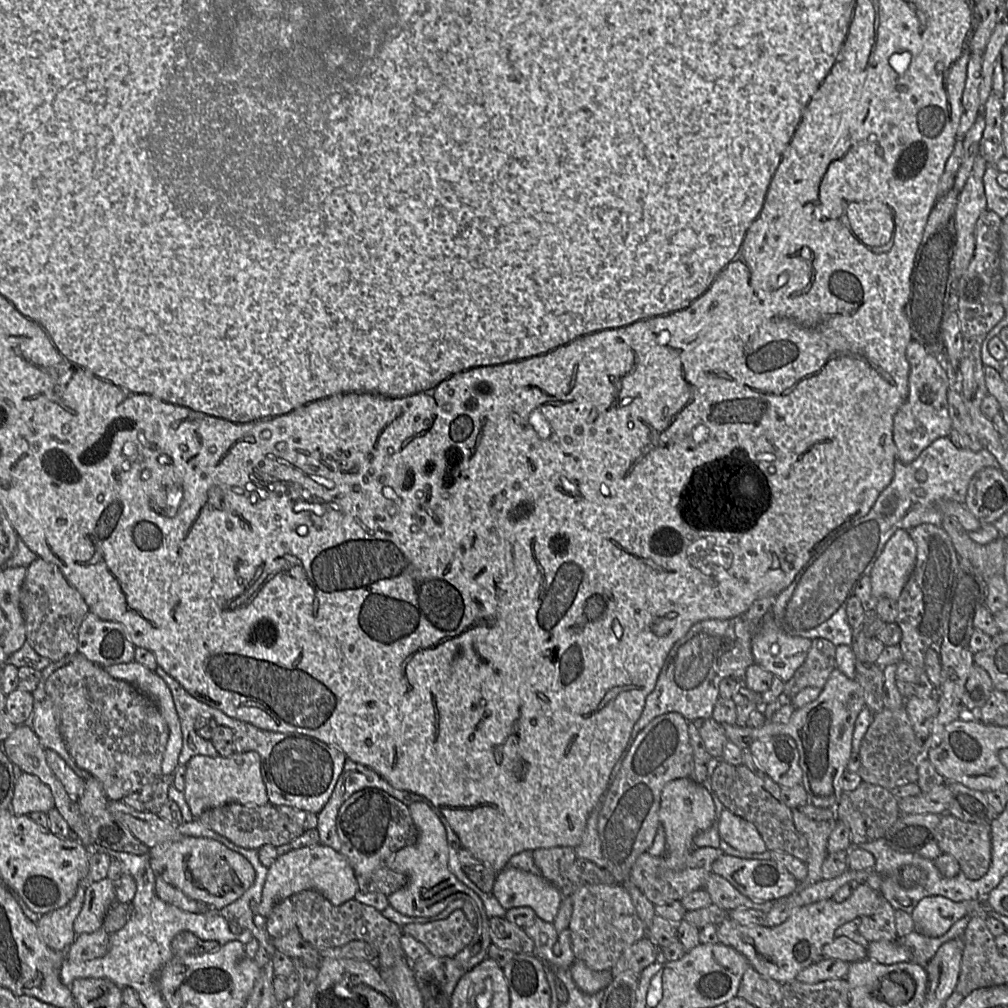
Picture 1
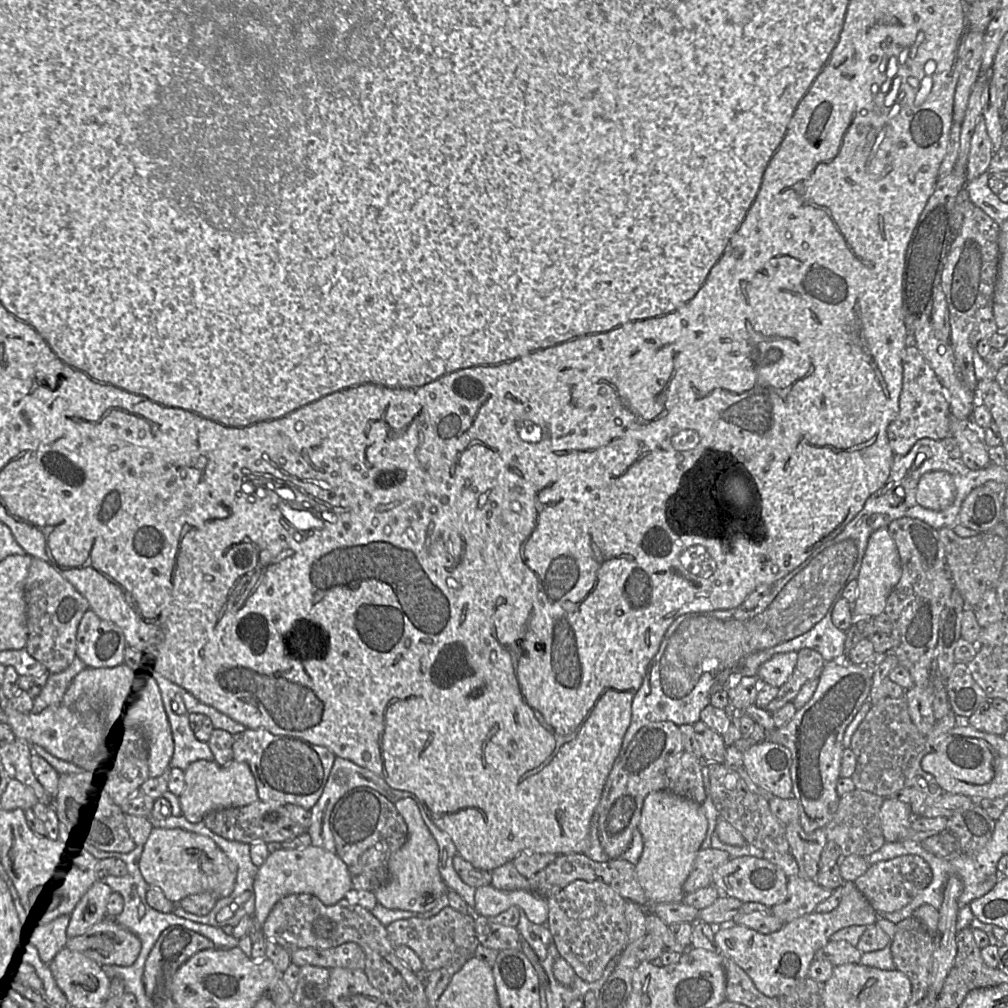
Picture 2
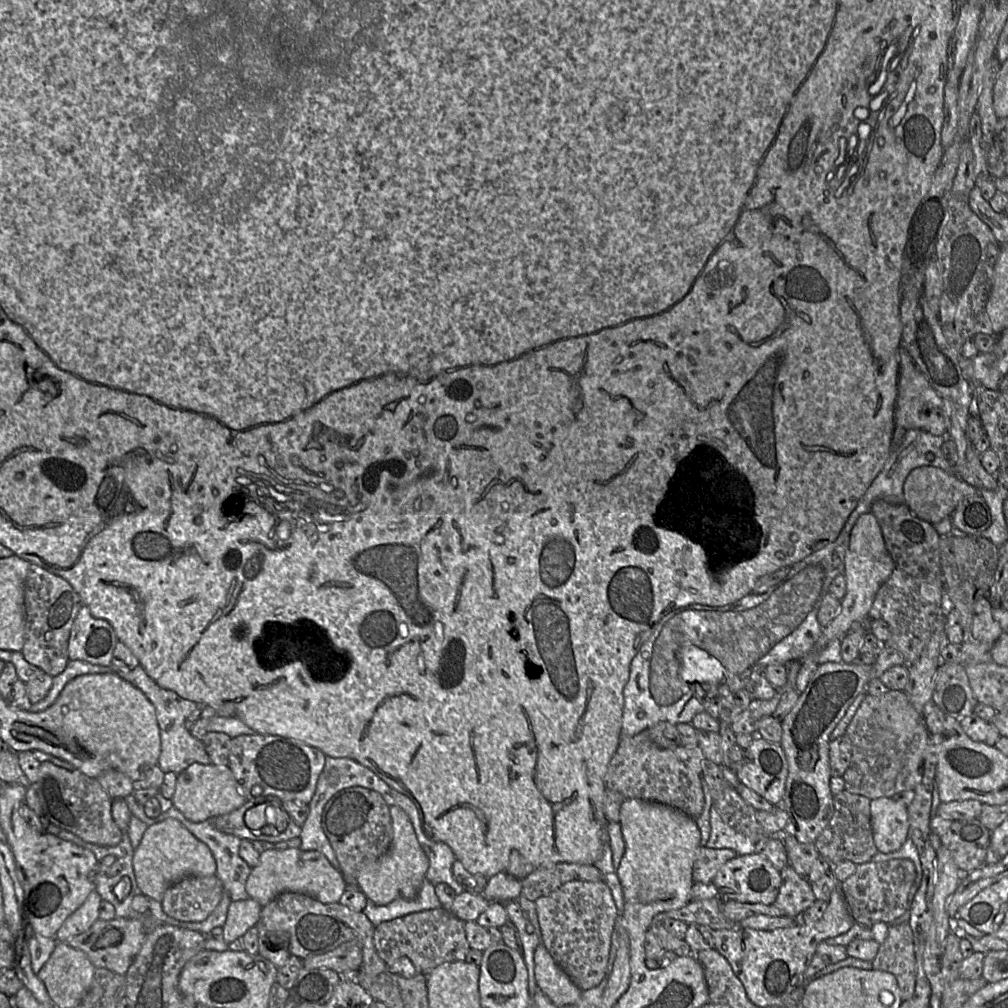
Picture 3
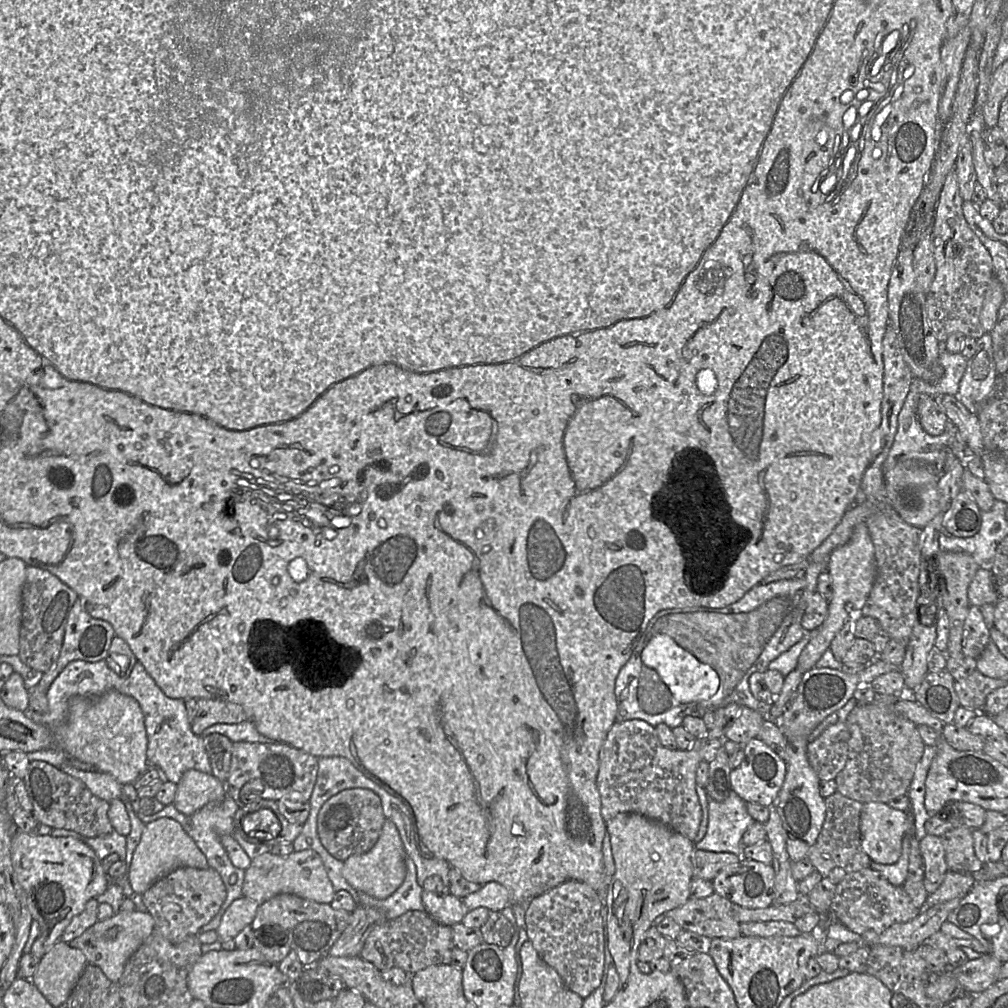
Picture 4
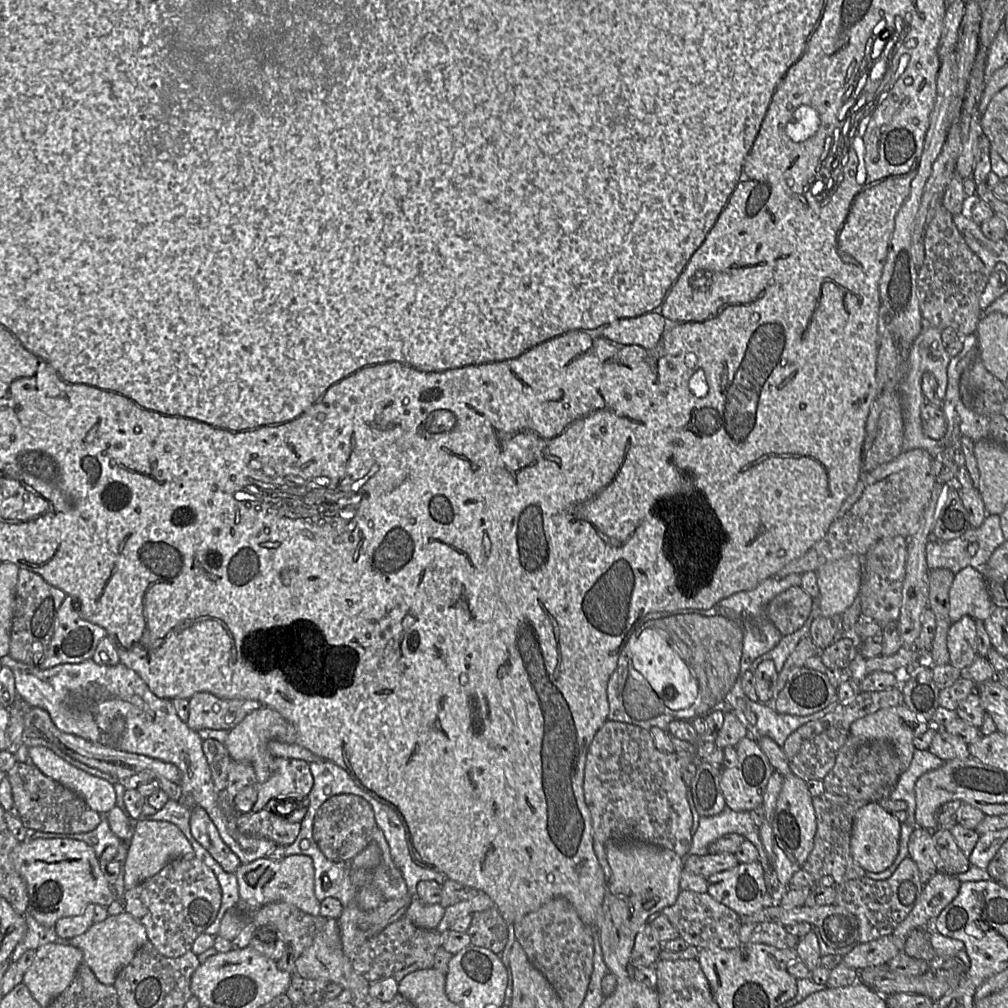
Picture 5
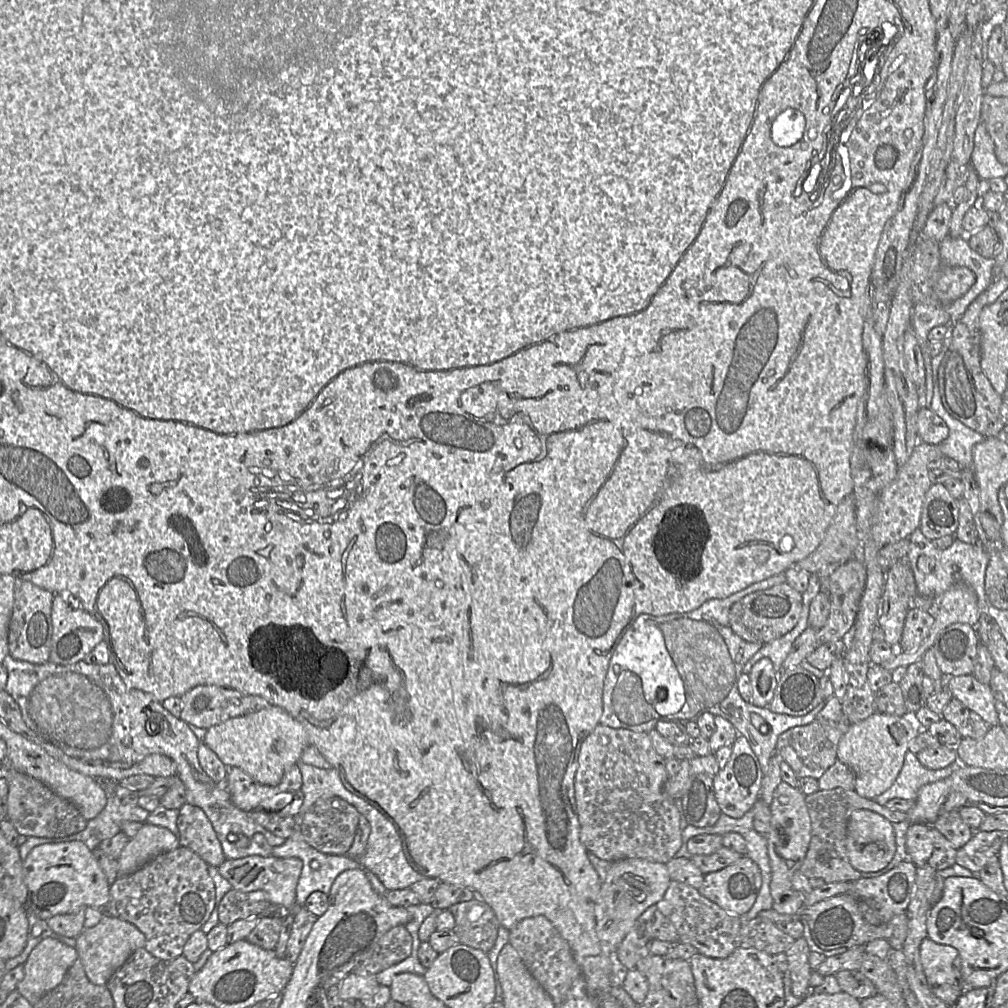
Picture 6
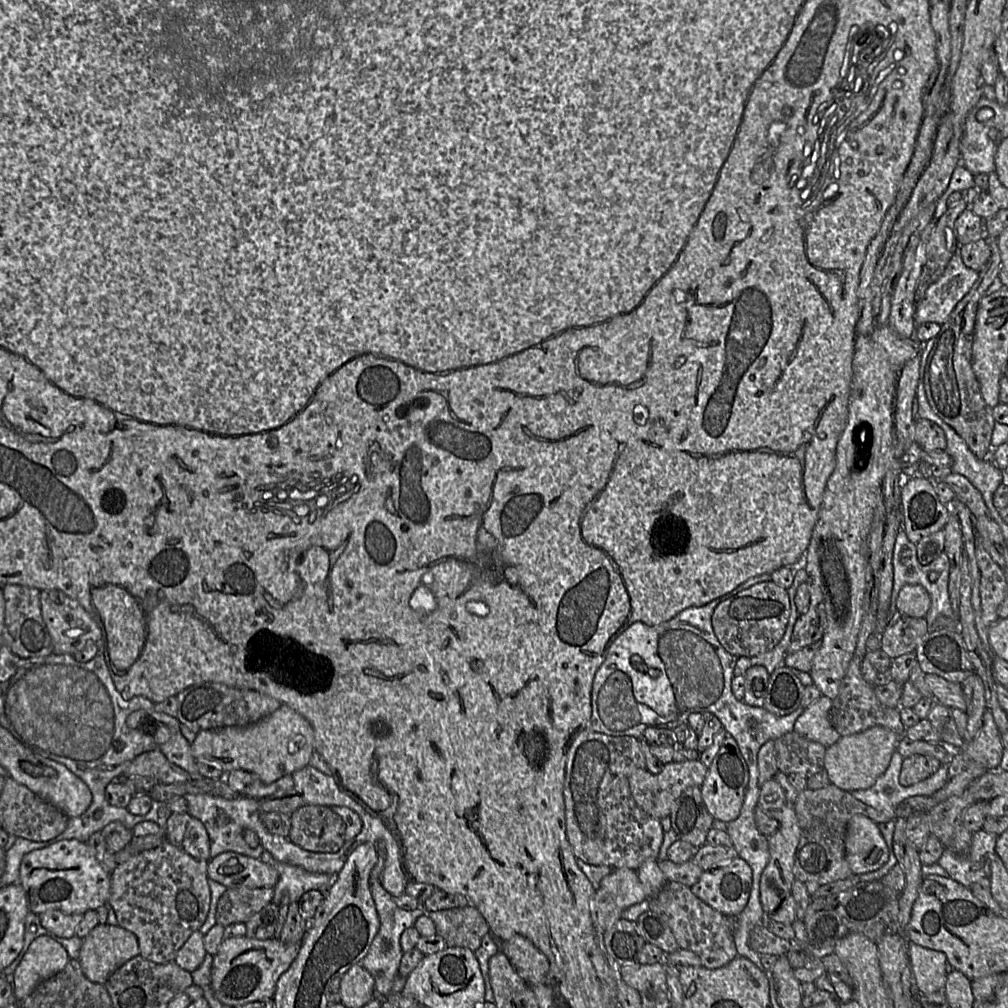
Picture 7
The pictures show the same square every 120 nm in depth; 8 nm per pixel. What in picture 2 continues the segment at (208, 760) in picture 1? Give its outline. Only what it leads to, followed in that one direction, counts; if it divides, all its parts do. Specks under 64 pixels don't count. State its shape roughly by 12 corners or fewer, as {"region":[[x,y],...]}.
{"region":[[197,760],[184,771],[181,815],[259,800],[245,762]]}

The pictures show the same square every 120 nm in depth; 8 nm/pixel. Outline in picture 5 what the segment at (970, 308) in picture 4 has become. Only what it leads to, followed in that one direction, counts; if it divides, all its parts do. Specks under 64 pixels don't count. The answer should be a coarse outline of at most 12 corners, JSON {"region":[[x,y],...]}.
{"region":[[937,205],[917,274],[923,327],[976,336],[987,269]]}

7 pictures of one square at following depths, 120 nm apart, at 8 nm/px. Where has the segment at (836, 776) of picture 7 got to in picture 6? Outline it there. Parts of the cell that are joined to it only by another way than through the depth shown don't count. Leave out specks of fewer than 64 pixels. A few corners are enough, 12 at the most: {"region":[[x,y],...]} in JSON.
{"region":[[876,712],[850,724],[837,759],[854,791],[874,799],[921,731],[914,713]]}

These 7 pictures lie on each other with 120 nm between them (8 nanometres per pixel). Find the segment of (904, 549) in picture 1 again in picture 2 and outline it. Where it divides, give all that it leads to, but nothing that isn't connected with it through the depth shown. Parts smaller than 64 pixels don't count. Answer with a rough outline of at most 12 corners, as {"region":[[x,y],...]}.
{"region":[[888,528],[868,540],[854,619],[884,612],[901,561]]}

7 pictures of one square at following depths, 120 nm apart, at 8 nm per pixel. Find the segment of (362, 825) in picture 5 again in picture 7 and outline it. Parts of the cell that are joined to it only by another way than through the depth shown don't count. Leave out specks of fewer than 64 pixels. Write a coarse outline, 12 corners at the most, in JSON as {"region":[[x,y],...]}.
{"region":[[303,805],[287,838],[303,850],[337,853],[345,823],[331,807]]}

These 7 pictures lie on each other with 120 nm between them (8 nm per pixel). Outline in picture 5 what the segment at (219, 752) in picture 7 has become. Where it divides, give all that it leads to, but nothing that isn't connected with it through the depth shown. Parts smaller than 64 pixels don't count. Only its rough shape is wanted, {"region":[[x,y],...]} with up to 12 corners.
{"region":[[277,711],[248,713],[224,741],[232,760],[272,774],[270,741],[294,744],[296,729]]}

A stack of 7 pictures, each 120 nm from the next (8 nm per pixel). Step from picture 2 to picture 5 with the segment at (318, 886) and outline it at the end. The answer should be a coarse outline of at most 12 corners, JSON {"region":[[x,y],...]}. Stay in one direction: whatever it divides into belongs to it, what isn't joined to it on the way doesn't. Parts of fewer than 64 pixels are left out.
{"region":[[307,855],[241,864],[240,899],[320,915]]}

